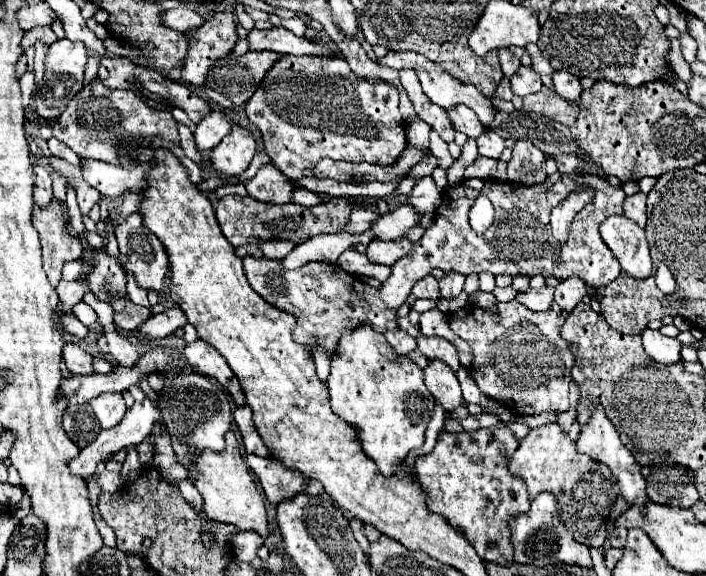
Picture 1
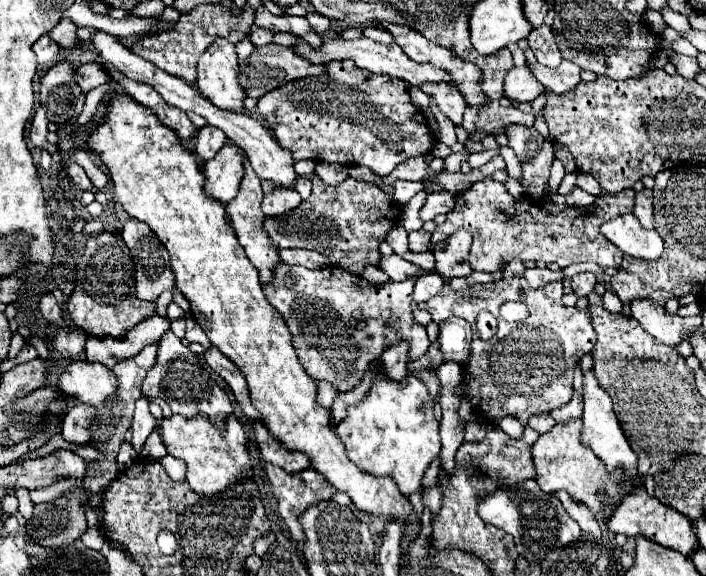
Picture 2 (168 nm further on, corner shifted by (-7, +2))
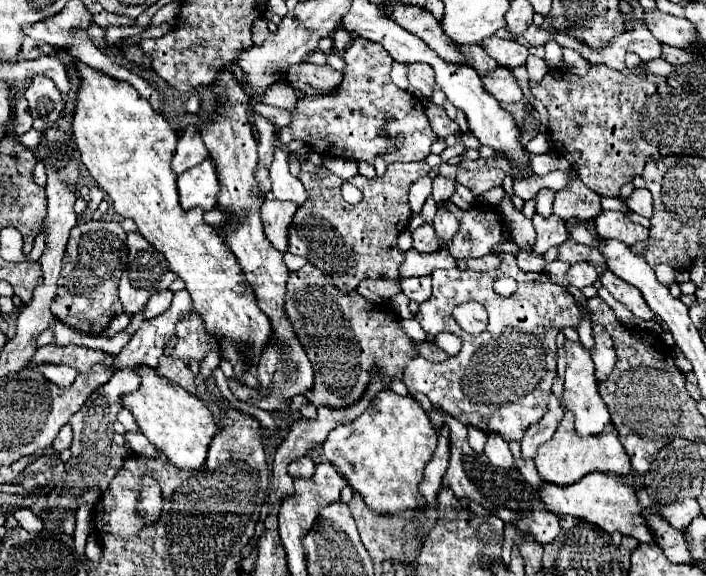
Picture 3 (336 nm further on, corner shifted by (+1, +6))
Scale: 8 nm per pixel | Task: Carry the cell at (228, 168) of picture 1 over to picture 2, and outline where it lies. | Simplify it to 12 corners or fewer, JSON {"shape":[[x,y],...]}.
{"shape":[[228,142],[204,162],[208,198],[228,204],[244,174],[240,150]]}

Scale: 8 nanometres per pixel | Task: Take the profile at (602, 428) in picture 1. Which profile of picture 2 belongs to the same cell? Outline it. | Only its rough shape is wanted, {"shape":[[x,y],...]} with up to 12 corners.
{"shape":[[584,374],[582,444],[608,466],[636,478],[610,396]]}

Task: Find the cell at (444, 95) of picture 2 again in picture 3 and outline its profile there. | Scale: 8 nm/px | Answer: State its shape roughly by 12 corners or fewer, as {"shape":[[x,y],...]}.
{"shape":[[408,64],[408,80],[416,92],[432,98],[434,70]]}

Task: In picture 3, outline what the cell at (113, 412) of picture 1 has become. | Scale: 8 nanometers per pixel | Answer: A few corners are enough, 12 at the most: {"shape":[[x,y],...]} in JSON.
{"shape":[[46,364],[42,376],[60,388],[68,388],[76,370]]}

